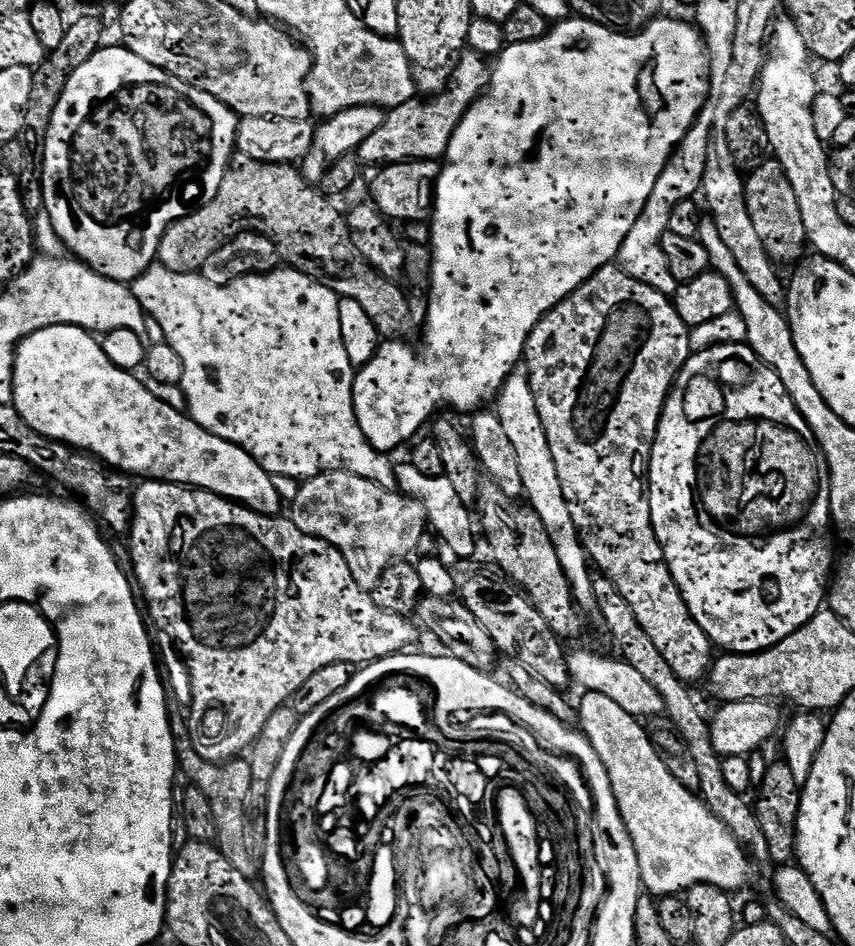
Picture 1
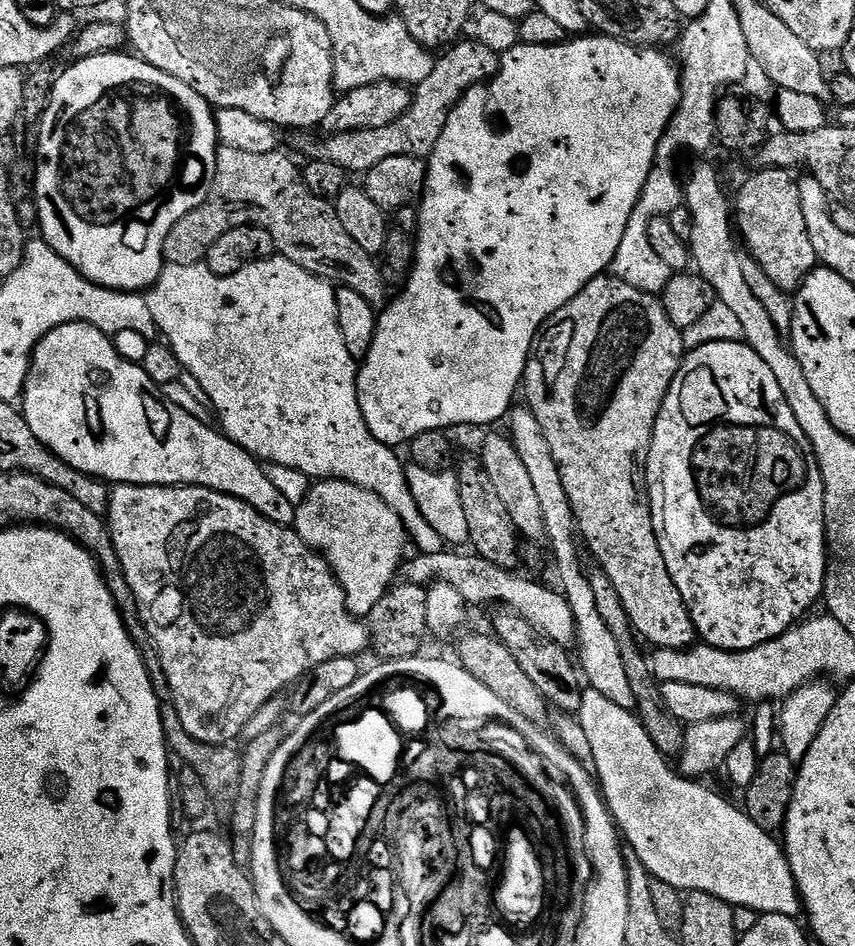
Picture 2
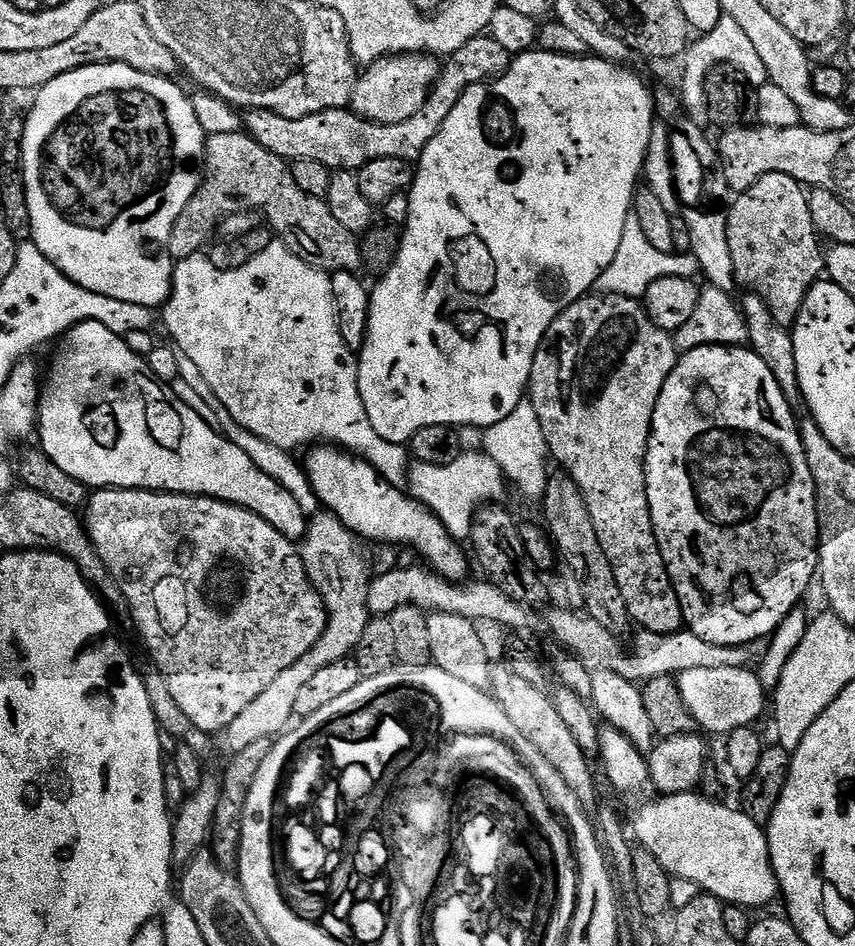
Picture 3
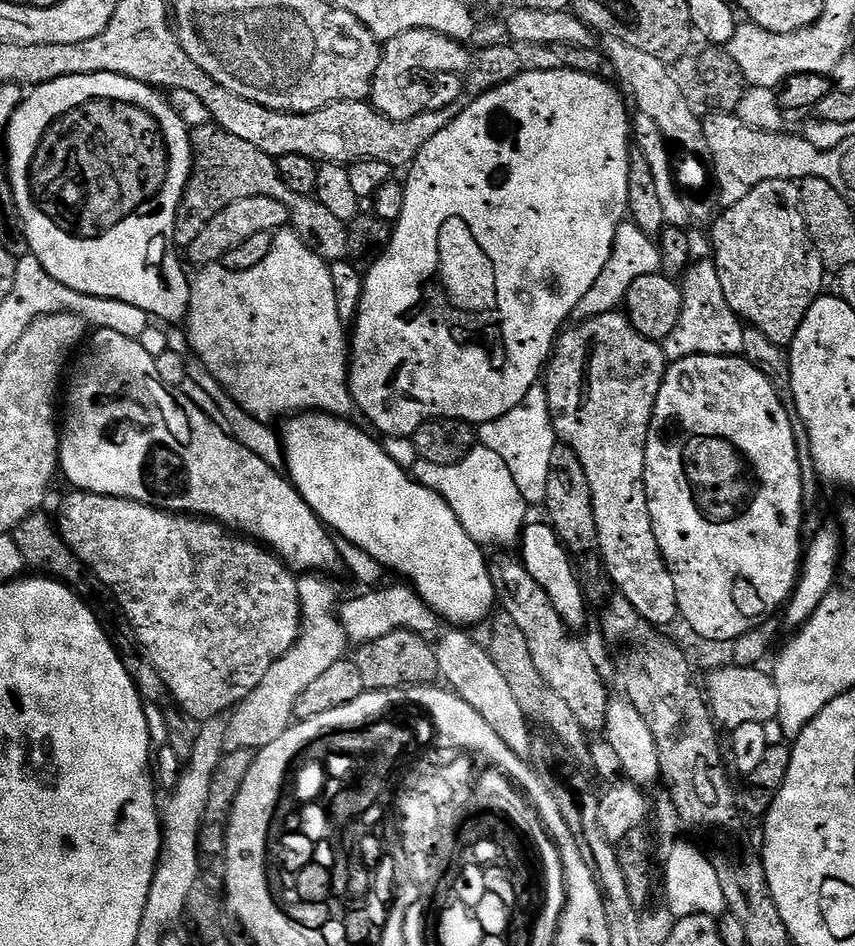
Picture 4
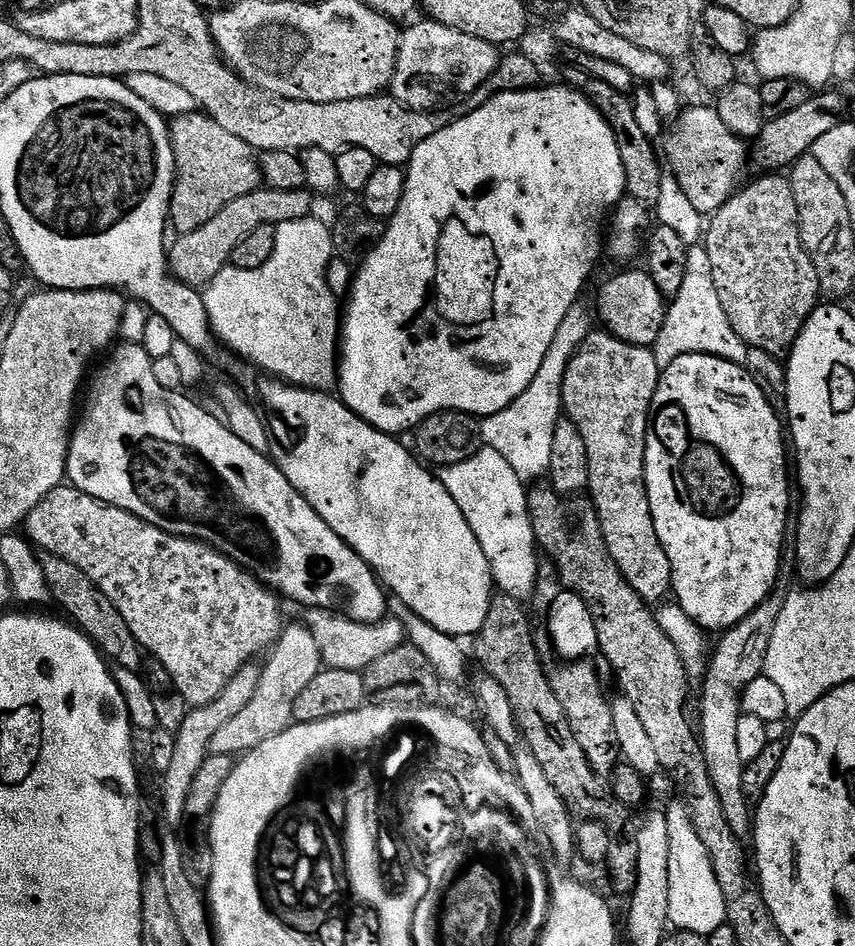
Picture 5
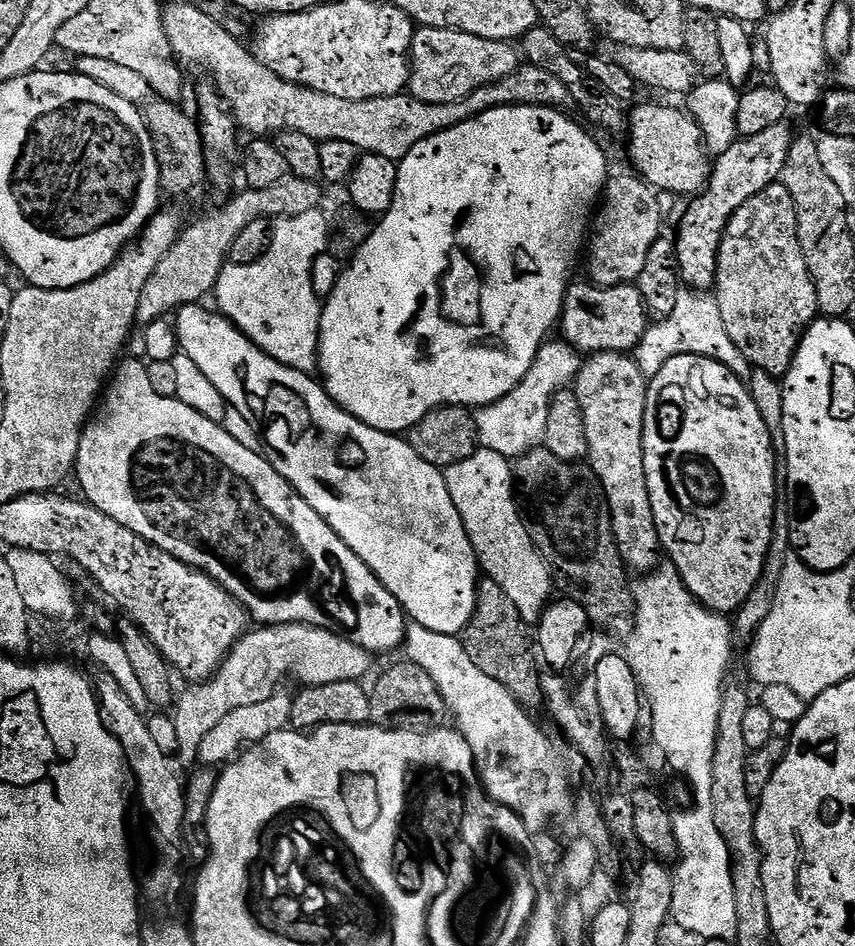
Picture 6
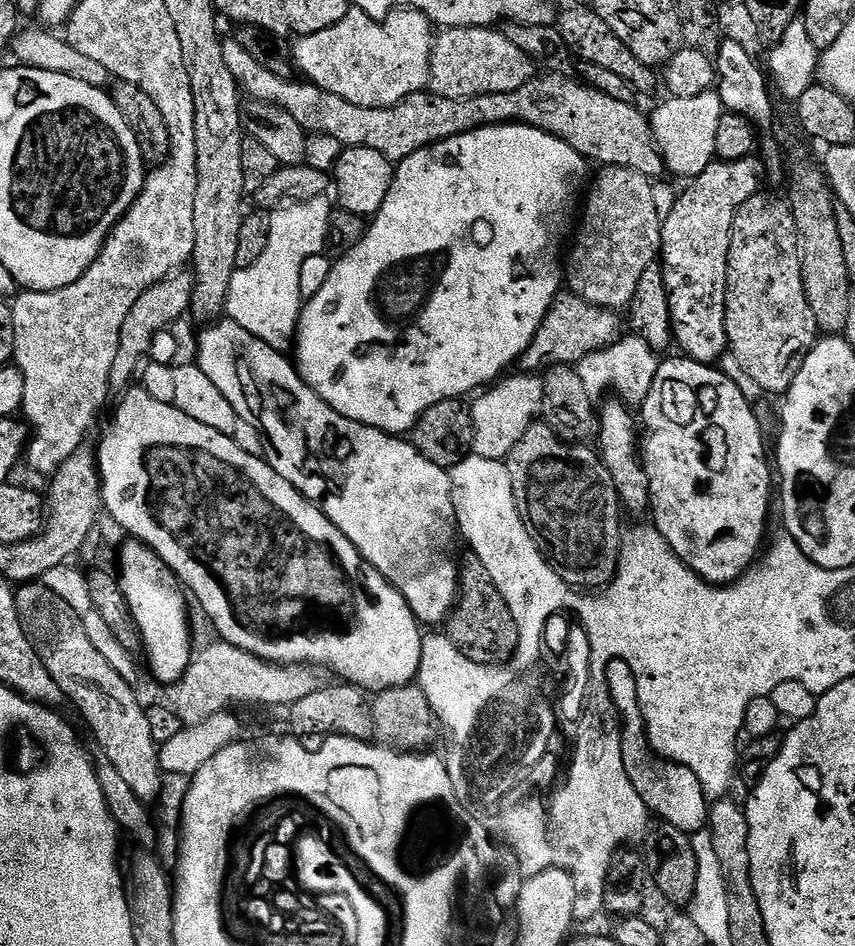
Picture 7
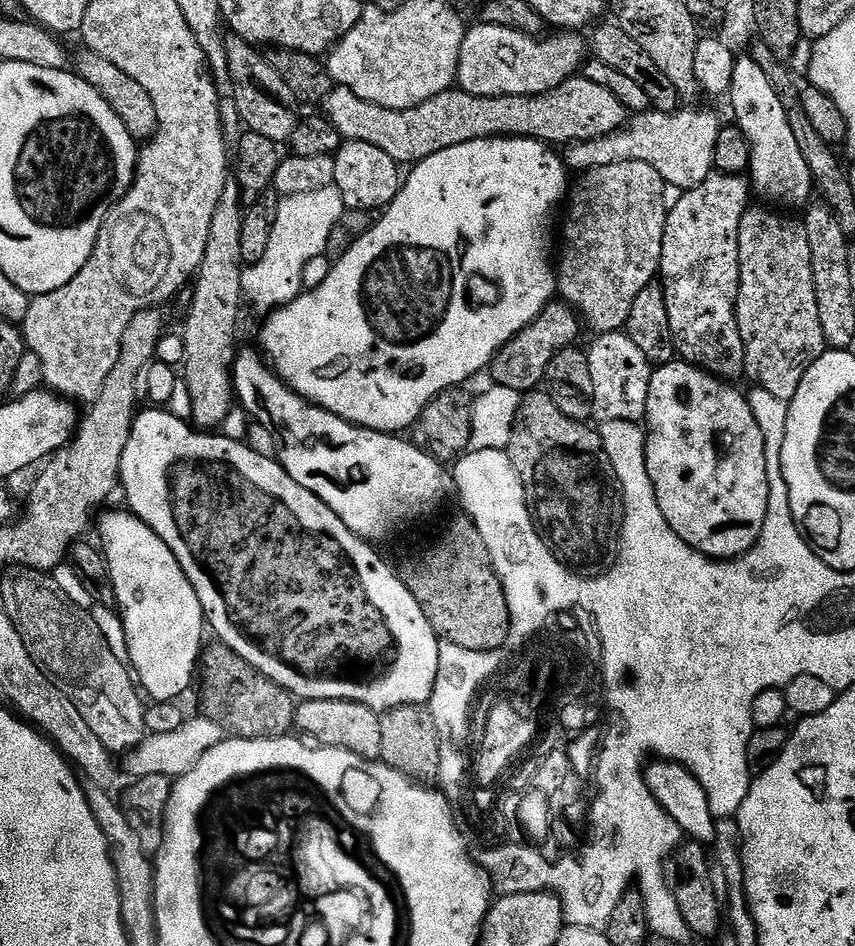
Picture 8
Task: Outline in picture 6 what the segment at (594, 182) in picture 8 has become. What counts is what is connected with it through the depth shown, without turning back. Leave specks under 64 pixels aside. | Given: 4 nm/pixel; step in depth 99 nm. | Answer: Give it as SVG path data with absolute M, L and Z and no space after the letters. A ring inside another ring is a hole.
M613 175L609 179L602 197L602 207L594 220L594 235L586 252L587 279L599 288L639 281L642 266L646 266L646 254L649 253L650 246L654 246L656 239L662 235L659 200L661 197L657 189L647 184L639 175L631 175Z

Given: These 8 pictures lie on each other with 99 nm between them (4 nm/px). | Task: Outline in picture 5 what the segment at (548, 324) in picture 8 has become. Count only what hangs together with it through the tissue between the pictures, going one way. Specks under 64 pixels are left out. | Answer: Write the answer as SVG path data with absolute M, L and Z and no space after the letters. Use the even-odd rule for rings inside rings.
M646 270L640 272L620 272L612 277L600 290L594 303L594 312L603 327L622 342L639 348L652 348L662 331L663 320L669 305L666 298L654 286L654 278Z

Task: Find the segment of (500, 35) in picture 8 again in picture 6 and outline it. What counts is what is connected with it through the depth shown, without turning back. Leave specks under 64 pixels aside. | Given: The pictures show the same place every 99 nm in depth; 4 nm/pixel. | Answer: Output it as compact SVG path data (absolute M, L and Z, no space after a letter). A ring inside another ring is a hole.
M417 27L412 38L407 91L427 104L464 100L474 90L498 82L521 67L521 53L512 48L515 47L507 40L478 38L458 30Z

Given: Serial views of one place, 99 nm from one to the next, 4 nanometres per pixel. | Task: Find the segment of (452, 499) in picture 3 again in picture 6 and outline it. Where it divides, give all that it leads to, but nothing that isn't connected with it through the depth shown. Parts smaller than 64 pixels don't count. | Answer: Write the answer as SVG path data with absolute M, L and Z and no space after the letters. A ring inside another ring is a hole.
M478 450L466 462L458 462L444 472L444 481L458 506L458 514L468 531L470 542L476 551L476 559L487 579L509 589L518 614L529 622L539 621L549 603L548 591L554 588L554 573L534 545L528 533L528 525L516 509L514 492L514 468L509 457Z

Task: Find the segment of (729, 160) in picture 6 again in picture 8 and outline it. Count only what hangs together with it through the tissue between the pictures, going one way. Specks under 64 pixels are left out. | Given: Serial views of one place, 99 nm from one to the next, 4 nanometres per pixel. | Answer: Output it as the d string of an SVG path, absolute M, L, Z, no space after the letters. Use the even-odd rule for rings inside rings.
M713 174L706 178L706 182L699 184L697 188L687 189L684 196L675 205L671 205L666 230L662 238L662 258L660 259L659 279L664 286L666 294L666 314L670 314L670 334L676 347L676 355L685 364L695 364L697 368L703 368L704 371L725 382L735 381L735 376L743 377L744 370L744 347L742 346L742 334L738 334L738 322L736 321L736 299L738 298L738 286L740 285L740 263L738 262L738 230L744 217L744 213L750 207L750 184L744 176L725 176L723 174Z

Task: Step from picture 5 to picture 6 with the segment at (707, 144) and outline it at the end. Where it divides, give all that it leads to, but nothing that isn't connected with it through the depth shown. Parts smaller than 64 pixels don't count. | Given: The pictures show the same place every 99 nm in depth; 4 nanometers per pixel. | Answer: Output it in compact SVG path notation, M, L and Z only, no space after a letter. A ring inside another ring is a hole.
M639 104L635 105L635 107L637 106L636 109L634 107L631 109L626 129L627 136L629 135L632 138L632 146L628 152L632 155L632 162L637 168L635 168L635 171L647 184L651 184L653 188L661 193L673 192L676 196L688 196L687 198L699 196L712 177L712 167L714 165L704 143L704 135L699 122L683 107L680 107L680 109L667 108L664 104Z

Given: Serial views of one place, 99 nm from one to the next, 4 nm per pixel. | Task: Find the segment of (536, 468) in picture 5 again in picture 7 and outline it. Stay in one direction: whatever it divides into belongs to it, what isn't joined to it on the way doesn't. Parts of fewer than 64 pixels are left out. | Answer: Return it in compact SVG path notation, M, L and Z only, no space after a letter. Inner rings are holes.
M536 374L505 375L499 382L493 383L487 390L481 391L471 401L474 418L475 455L501 462L522 442L522 434L541 419L544 411L544 381Z

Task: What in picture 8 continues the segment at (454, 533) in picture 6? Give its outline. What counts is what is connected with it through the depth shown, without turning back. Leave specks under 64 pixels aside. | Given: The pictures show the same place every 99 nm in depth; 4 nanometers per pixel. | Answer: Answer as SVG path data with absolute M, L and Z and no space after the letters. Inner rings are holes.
M241 347L236 353L236 359L232 362L232 386L234 389L235 399L252 415L251 419L257 424L266 426L266 430L272 432L272 437L276 439L275 459L286 470L286 474L290 474L290 478L294 478L294 482L298 482L298 486L306 486L306 490L310 490L310 494L314 494L322 502L326 502L326 506L330 506L330 510L334 510L334 514L338 514L338 518L342 518L342 522L346 522L346 526L355 536L362 537L363 540L369 542L377 542L376 540L388 540L395 534L399 528L404 528L407 524L412 524L415 520L420 520L423 516L428 516L440 503L444 500L444 495L450 492L450 480L444 477L445 465L437 460L431 452L423 447L411 444L408 440L400 440L399 435L389 434L386 432L375 432L369 428L360 428L357 424L346 422L342 418L338 418L334 413L326 411L324 408L318 408L315 404L308 403L303 396L299 396L294 389L288 387L275 371L270 367L267 359L255 347Z

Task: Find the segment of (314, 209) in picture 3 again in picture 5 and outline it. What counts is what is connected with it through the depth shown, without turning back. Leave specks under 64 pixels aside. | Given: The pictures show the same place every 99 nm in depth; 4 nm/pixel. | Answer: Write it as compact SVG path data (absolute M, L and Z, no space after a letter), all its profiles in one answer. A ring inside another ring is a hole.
M197 110L177 116L171 121L172 149L176 159L176 185L172 187L172 205L168 208L170 224L177 233L193 232L198 226L206 226L218 210L226 210L230 202L244 197L246 194L256 192L262 186L260 178L260 162L256 149L242 142L242 138L230 134L223 126L218 126L203 111Z

